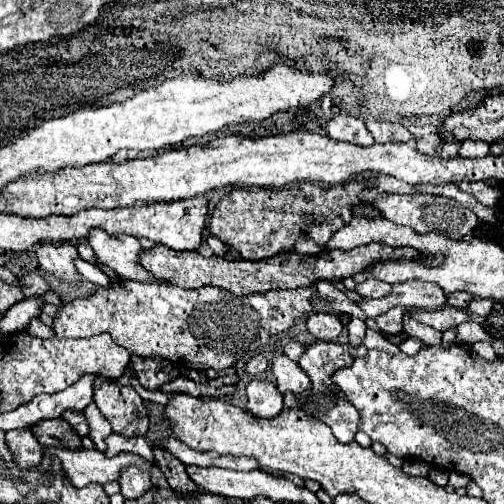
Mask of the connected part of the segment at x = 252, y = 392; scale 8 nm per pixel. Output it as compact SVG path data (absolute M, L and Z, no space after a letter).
M252 380L246 386L246 412L250 412L252 416L260 416L260 418L272 418L276 414L280 414L282 410L282 394L280 390L264 380Z

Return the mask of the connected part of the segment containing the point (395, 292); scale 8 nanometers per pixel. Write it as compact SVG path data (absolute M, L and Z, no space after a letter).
M410 280L408 284L394 284L388 296L376 298L376 300L362 300L358 302L358 306L362 306L368 318L378 318L380 314L384 314L394 306L416 308L416 310L436 310L446 306L446 302L448 302L448 294L442 288L436 288L436 284Z

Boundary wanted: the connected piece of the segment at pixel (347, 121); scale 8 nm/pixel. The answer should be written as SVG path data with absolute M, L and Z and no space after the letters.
M336 116L326 126L328 136L340 142L352 142L356 146L372 146L372 134L368 132L366 124L352 116Z

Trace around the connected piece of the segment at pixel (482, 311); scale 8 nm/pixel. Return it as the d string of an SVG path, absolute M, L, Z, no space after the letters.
M476 298L476 300L472 300L468 310L482 316L482 318L486 318L492 312L492 304L494 304L494 300L490 300L490 298Z

